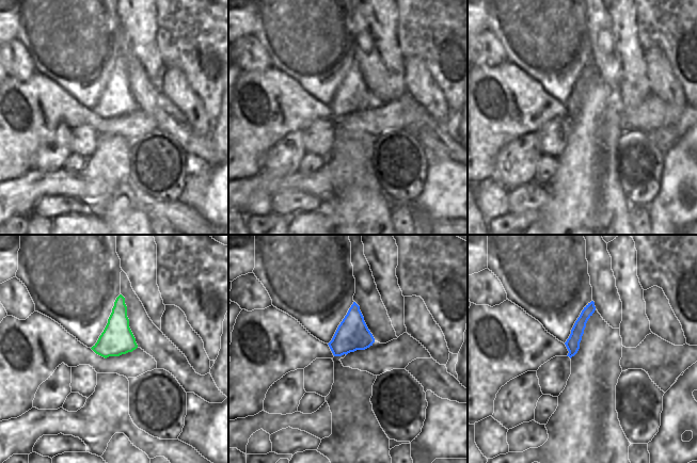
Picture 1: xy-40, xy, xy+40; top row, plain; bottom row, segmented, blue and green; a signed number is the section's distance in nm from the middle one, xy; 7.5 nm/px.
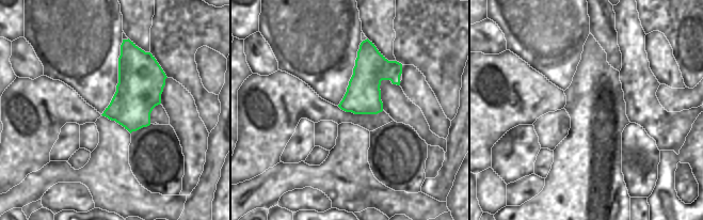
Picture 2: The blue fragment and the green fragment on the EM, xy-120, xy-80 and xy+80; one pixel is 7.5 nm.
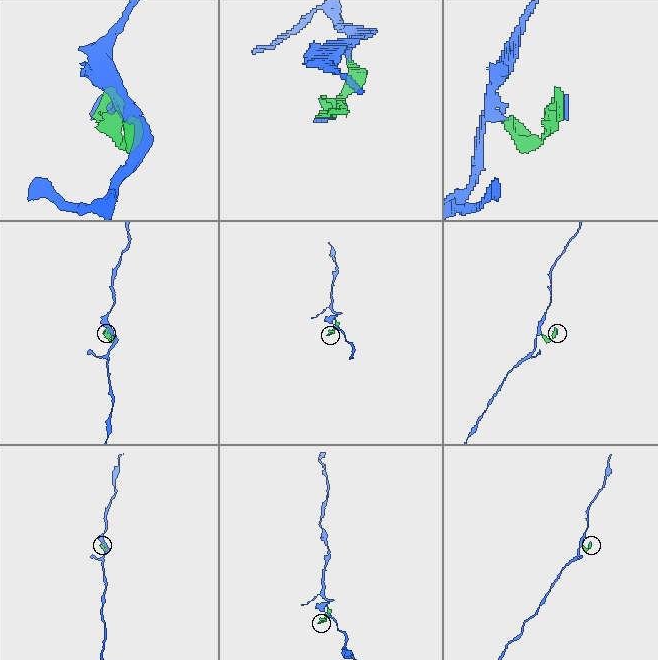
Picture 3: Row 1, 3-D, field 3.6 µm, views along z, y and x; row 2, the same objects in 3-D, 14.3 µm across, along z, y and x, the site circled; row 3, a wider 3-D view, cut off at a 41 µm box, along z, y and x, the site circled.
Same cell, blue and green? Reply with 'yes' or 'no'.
no

